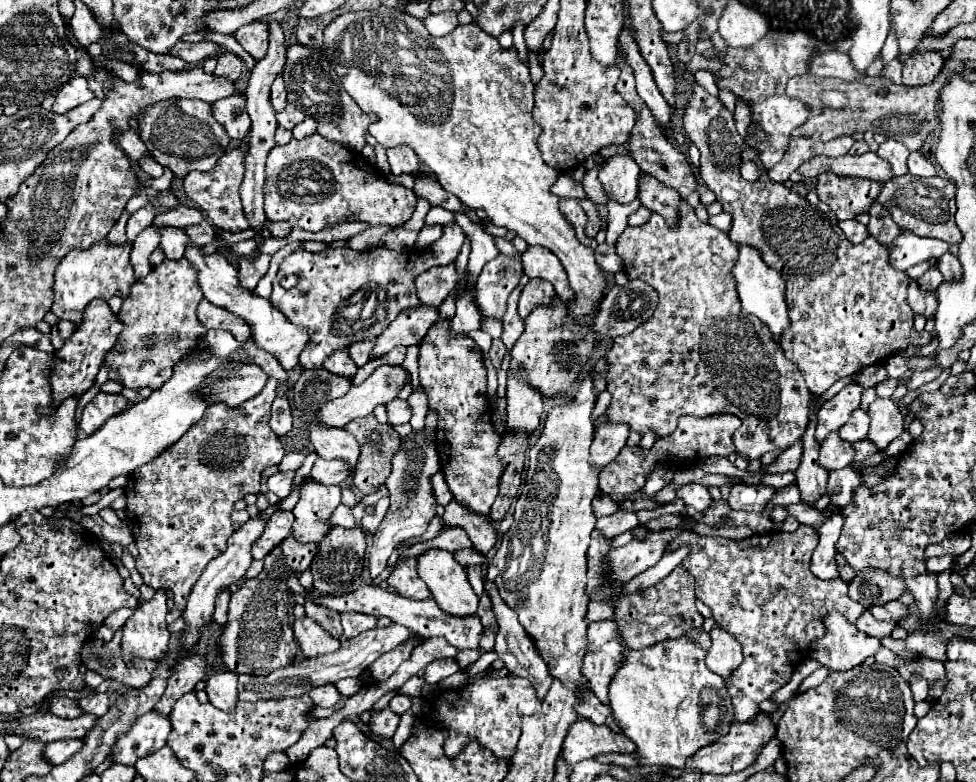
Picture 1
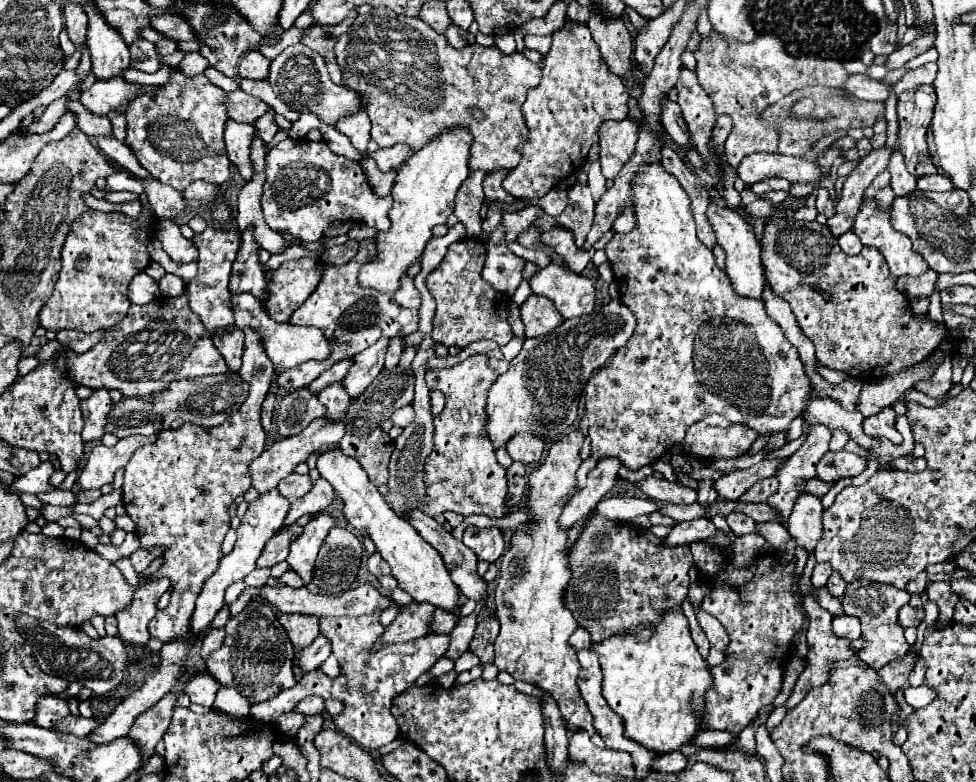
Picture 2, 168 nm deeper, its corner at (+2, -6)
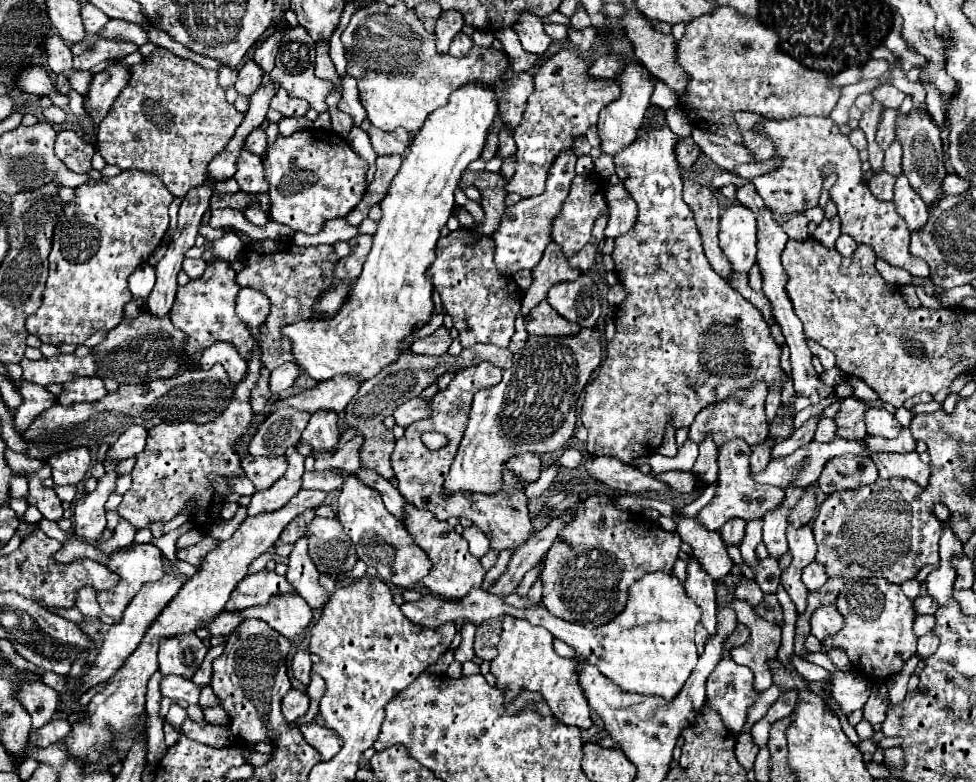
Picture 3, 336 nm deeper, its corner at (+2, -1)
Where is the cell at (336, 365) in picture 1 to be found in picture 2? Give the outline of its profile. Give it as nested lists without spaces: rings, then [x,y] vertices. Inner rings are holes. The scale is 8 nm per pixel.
[[[333,382],[333,386],[327,386],[325,390],[321,390],[321,394],[317,398],[321,400],[321,404],[327,406],[325,416],[331,420],[339,420],[349,404],[349,394],[347,394],[343,382]]]

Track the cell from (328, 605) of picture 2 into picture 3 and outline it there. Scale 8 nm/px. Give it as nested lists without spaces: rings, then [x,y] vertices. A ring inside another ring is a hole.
[[[261,569],[253,575],[247,575],[231,593],[225,609],[227,611],[241,611],[247,607],[253,607],[257,603],[267,603],[275,593],[287,593],[293,591],[289,581],[275,571]]]

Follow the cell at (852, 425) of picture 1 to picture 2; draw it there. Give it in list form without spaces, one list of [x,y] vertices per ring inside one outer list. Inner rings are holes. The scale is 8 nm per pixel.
[[[833,430],[833,438],[829,444],[829,450],[841,450],[847,442],[849,442],[849,434],[845,434],[845,430]]]

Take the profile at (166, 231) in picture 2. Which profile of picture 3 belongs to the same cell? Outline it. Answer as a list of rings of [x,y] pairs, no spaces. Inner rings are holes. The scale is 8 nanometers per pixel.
[[[185,259],[183,261],[183,271],[189,275],[189,279],[197,279],[205,271],[205,265],[207,263],[203,259]]]

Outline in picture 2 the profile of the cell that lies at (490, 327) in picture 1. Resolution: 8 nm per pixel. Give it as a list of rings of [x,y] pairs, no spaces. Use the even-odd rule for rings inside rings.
[[[465,238],[449,246],[443,262],[427,276],[427,290],[437,302],[437,312],[433,320],[433,340],[443,342],[445,346],[465,348],[475,340],[495,340],[499,346],[507,344],[513,338],[513,332],[507,324],[507,306],[509,296],[497,294],[491,286],[481,280],[481,268],[485,260],[485,242],[481,238]]]

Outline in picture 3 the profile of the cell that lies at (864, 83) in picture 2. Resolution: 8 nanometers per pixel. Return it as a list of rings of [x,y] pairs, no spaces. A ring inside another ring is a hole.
[[[881,85],[879,89],[873,91],[873,97],[877,101],[883,103],[883,107],[891,107],[891,109],[899,109],[903,99],[905,99],[905,93],[901,93],[897,87],[893,85]]]

